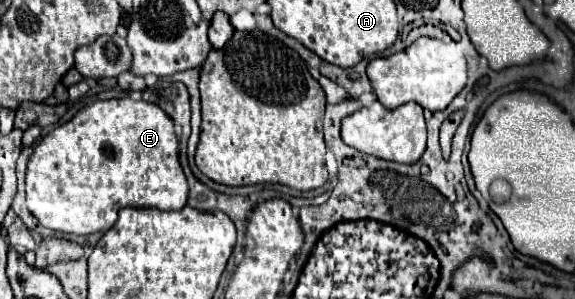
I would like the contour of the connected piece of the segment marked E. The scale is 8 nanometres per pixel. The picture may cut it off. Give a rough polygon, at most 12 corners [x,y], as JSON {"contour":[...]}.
{"contour":[[82,107],[34,149],[40,225],[108,231],[122,207],[180,211],[172,119]]}

